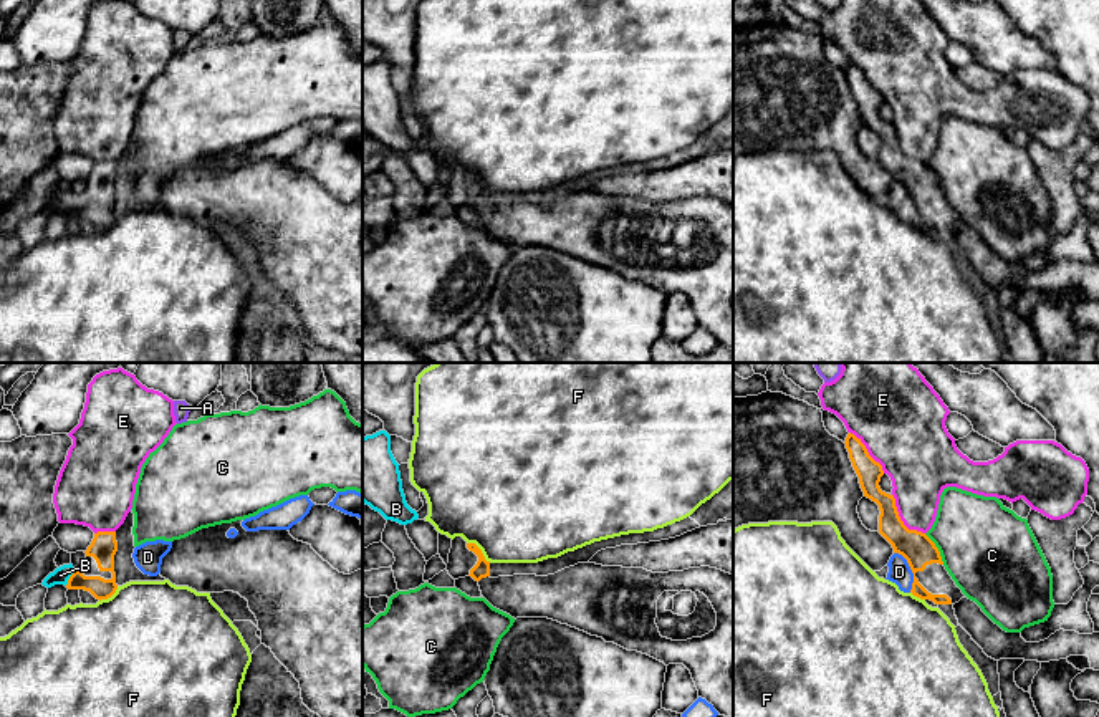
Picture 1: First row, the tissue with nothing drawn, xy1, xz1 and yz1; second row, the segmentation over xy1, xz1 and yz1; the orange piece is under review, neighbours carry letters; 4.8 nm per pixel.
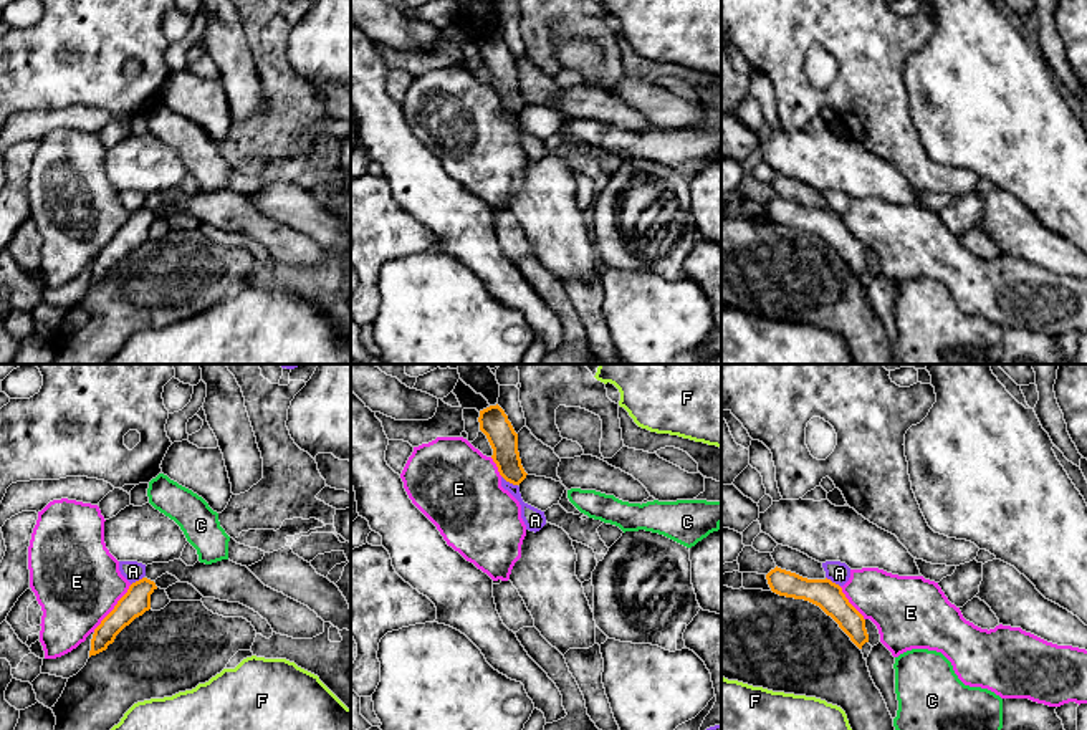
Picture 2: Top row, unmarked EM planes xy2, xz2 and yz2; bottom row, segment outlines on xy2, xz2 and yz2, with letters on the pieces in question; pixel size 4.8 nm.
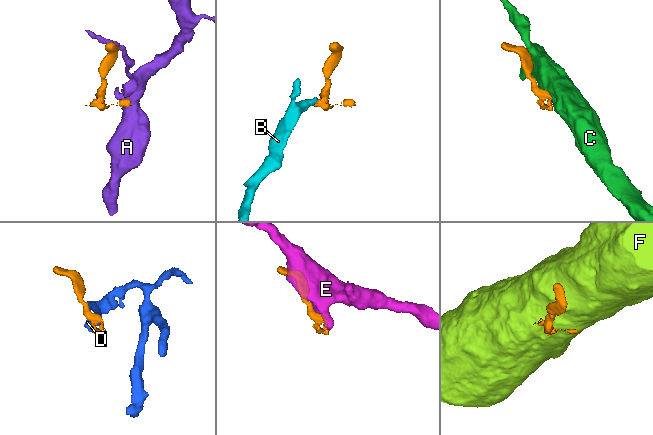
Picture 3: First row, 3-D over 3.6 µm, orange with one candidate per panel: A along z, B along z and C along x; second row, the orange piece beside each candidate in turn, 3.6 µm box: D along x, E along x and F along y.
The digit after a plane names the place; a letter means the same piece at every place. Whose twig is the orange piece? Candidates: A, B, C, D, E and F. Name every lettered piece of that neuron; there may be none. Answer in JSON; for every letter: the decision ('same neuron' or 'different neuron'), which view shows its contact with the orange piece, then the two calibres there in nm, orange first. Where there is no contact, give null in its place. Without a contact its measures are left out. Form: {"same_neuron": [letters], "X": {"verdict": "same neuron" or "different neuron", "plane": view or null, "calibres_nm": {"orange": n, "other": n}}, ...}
{"same_neuron": ["B"], "A": {"verdict": "different neuron", "plane": "xz2", "calibres_nm": {"orange": 140, "other": 100}}, "B": {"verdict": "same neuron", "plane": "xy1", "calibres_nm": {"orange": 130, "other": 80}}, "C": {"verdict": "different neuron", "plane": "yz1", "calibres_nm": {"orange": 160, "other": 440}}, "D": {"verdict": "different neuron", "plane": "yz1", "calibres_nm": {"orange": 160, "other": 110}}, "E": {"verdict": "different neuron", "plane": "yz1", "calibres_nm": {"orange": 160, "other": 280}}, "F": {"verdict": "different neuron", "plane": "xz1", "calibres_nm": {"orange": 80, "other": 500}}}

